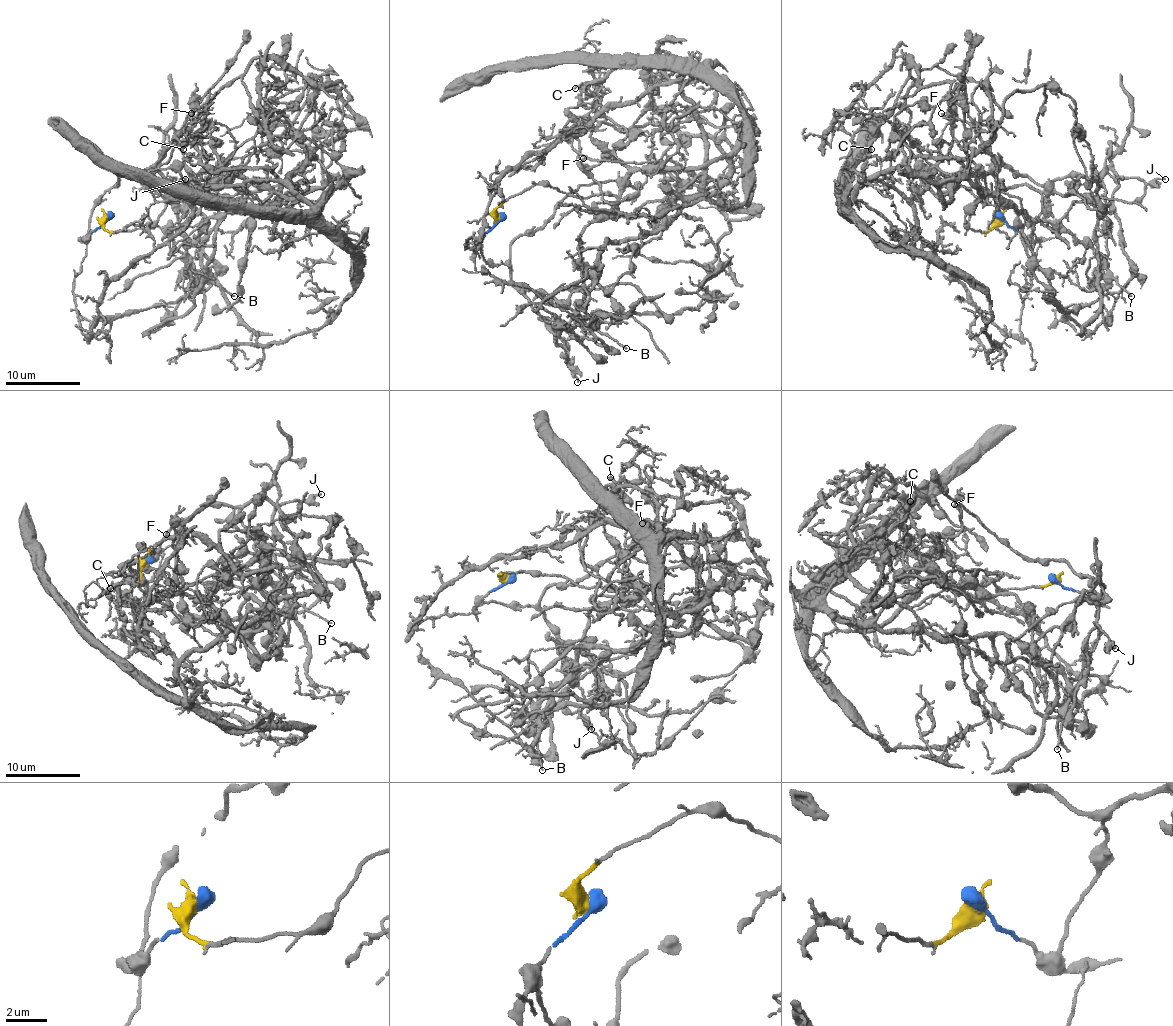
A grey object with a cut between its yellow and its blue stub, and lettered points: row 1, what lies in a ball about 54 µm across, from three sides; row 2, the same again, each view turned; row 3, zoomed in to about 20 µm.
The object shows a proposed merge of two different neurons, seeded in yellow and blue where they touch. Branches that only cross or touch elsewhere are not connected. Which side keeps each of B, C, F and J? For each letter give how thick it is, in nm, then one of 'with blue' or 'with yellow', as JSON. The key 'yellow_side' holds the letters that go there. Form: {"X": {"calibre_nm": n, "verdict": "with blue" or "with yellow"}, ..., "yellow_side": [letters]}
{"B": {"calibre_nm": 140, "verdict": "with yellow"}, "C": {"calibre_nm": 120, "verdict": "with blue"}, "F": {"calibre_nm": 170, "verdict": "with yellow"}, "J": {"calibre_nm": 120, "verdict": "with blue"}, "yellow_side": ["B", "F"]}

